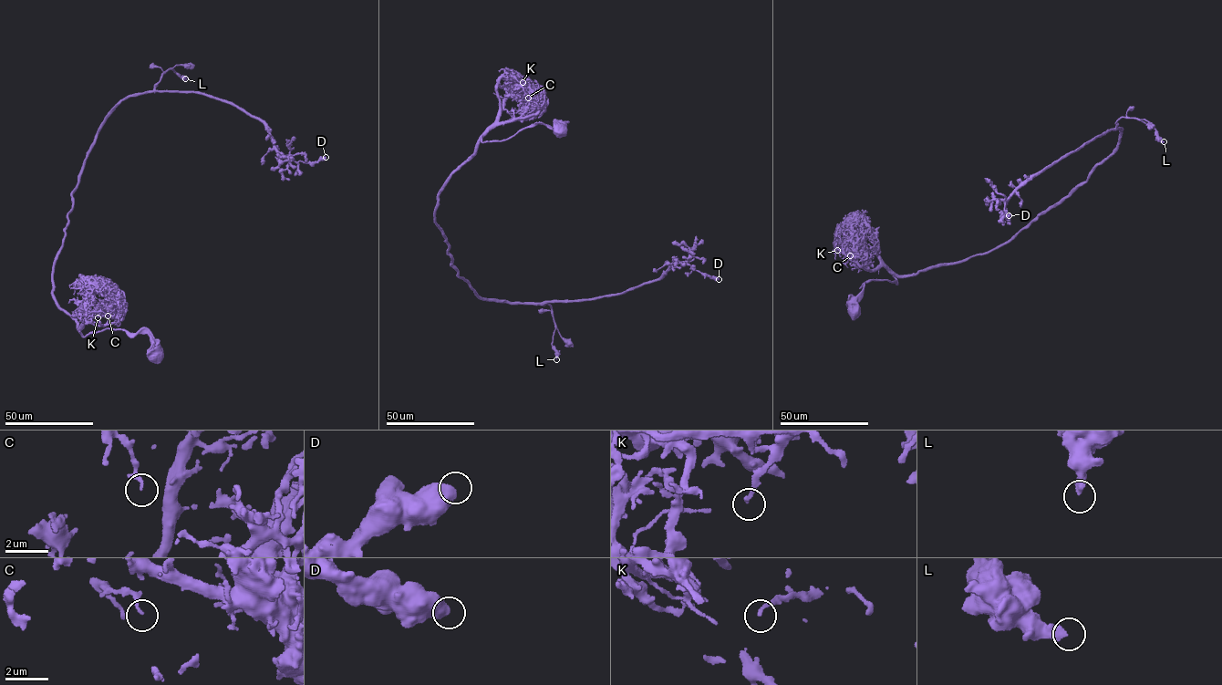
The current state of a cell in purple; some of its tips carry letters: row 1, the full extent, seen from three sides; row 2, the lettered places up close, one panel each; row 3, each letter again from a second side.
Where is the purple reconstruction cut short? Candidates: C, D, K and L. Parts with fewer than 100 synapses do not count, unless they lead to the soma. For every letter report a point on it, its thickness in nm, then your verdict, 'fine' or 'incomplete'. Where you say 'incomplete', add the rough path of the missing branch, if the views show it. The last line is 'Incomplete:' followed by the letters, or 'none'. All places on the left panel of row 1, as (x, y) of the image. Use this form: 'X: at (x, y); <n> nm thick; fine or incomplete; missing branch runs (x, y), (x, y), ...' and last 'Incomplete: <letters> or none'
C: at (108, 316); 160 nm thick; fine
D: at (326, 157); 700 nm thick; fine
K: at (98, 317); 160 nm thick; fine
L: at (185, 78); 360 nm thick; fine
Incomplete: none

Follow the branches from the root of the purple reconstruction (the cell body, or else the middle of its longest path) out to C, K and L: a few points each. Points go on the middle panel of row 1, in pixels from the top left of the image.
C: (559, 129), (535, 123), (505, 140), (482, 142), (481, 136), (498, 114), (500, 79), (513, 76), (528, 98)
K: (559, 129), (535, 123), (505, 140), (482, 142), (498, 114), (498, 81), (517, 75), (527, 78), (522, 82)
L: (559, 129), (535, 123), (502, 140), (481, 137), (434, 213), (451, 266), (476, 295), (549, 305), (556, 359)

